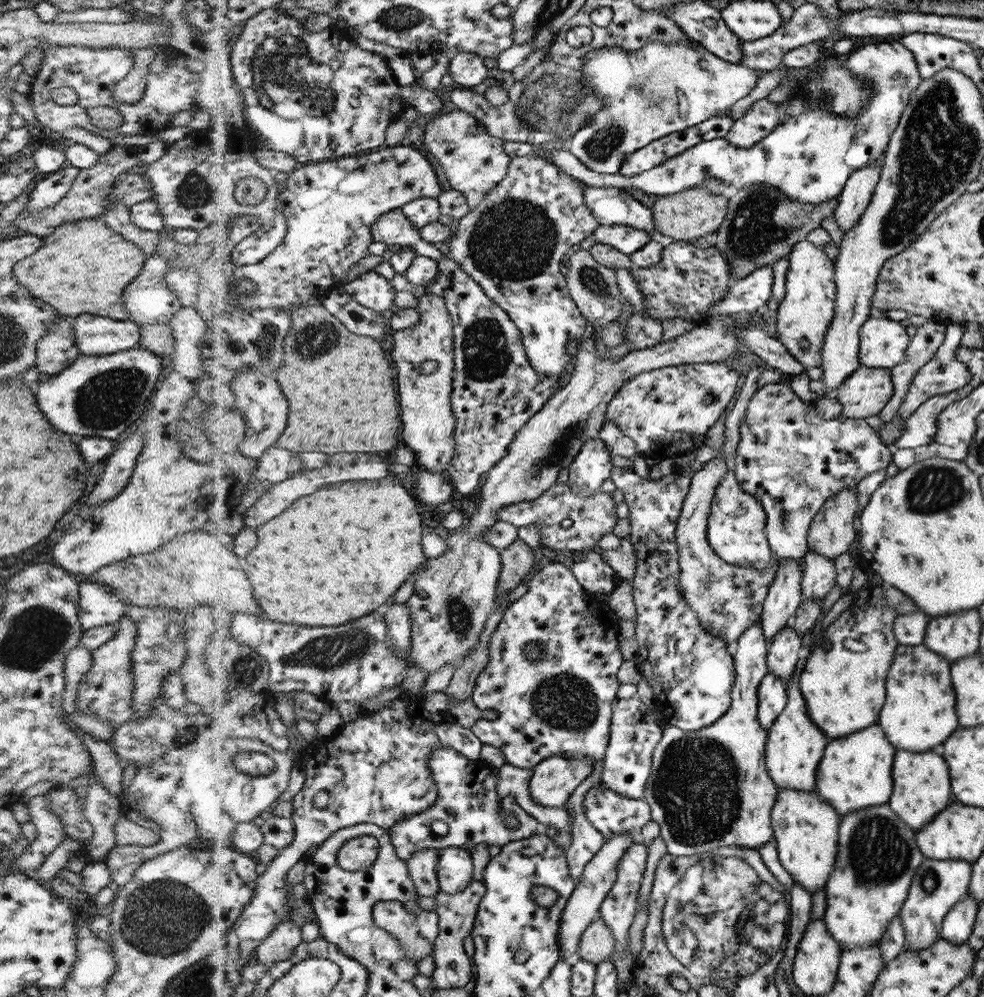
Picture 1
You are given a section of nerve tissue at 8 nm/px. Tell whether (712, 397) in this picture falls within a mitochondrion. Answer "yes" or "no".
no

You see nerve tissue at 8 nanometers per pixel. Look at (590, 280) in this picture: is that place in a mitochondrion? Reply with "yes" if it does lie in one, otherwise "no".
yes

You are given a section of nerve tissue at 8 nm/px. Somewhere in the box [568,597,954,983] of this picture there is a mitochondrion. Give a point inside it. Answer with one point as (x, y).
(706, 892)

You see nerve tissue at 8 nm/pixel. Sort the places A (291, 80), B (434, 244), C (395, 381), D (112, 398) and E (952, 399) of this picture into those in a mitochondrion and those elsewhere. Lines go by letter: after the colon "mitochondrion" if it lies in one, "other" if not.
A: mitochondrion
B: other
C: other
D: mitochondrion
E: other

